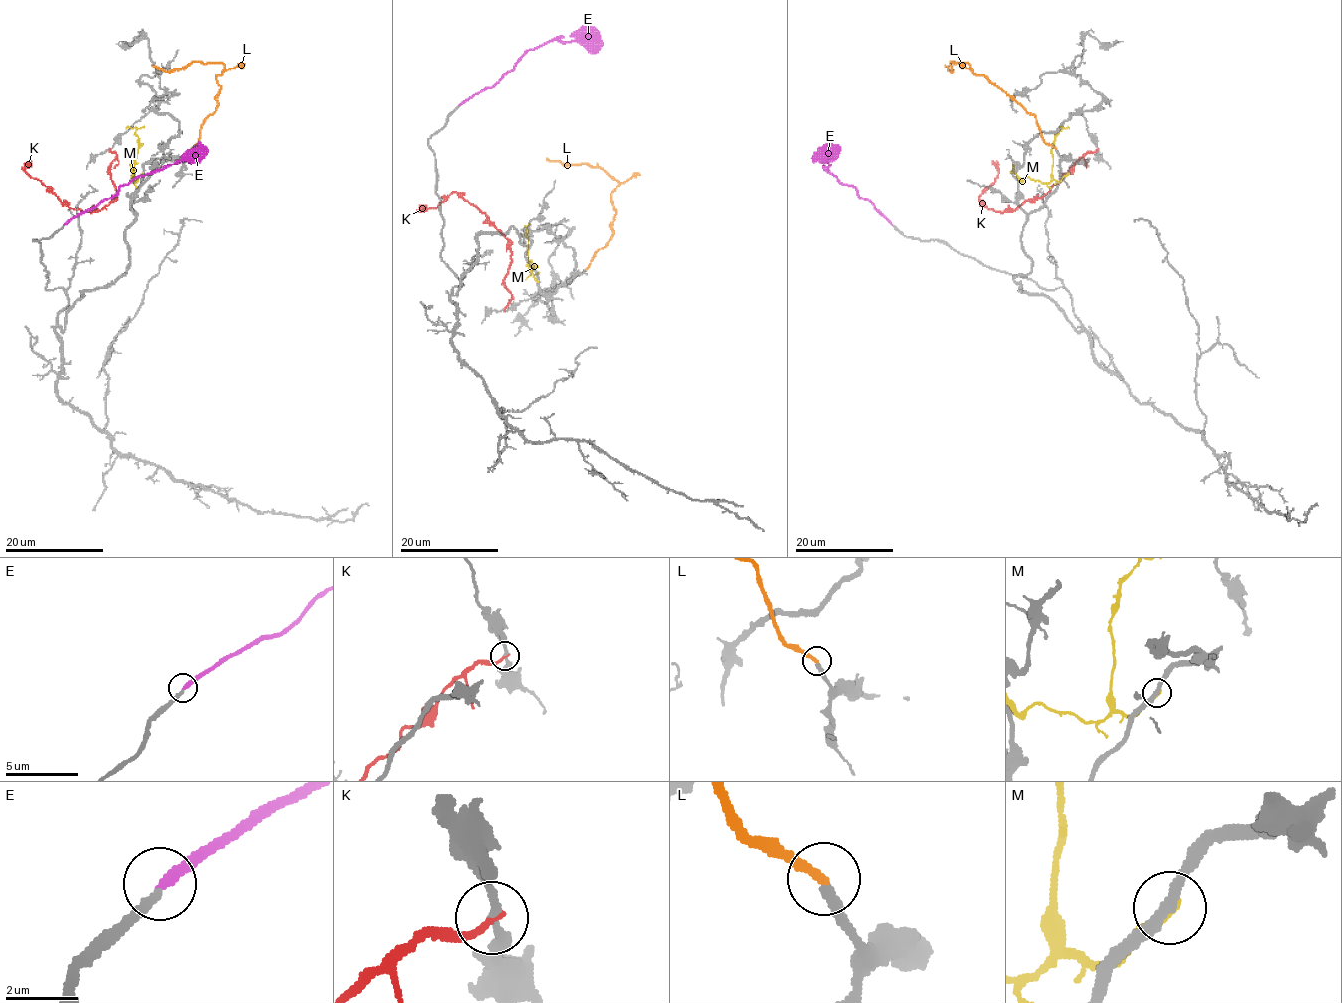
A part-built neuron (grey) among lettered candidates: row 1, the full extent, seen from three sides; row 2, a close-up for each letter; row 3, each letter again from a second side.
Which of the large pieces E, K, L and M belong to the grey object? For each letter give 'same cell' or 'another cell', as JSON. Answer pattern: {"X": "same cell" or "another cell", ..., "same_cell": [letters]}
{"E": "same cell", "K": "another cell", "L": "another cell", "M": "another cell", "same_cell": ["E"]}

